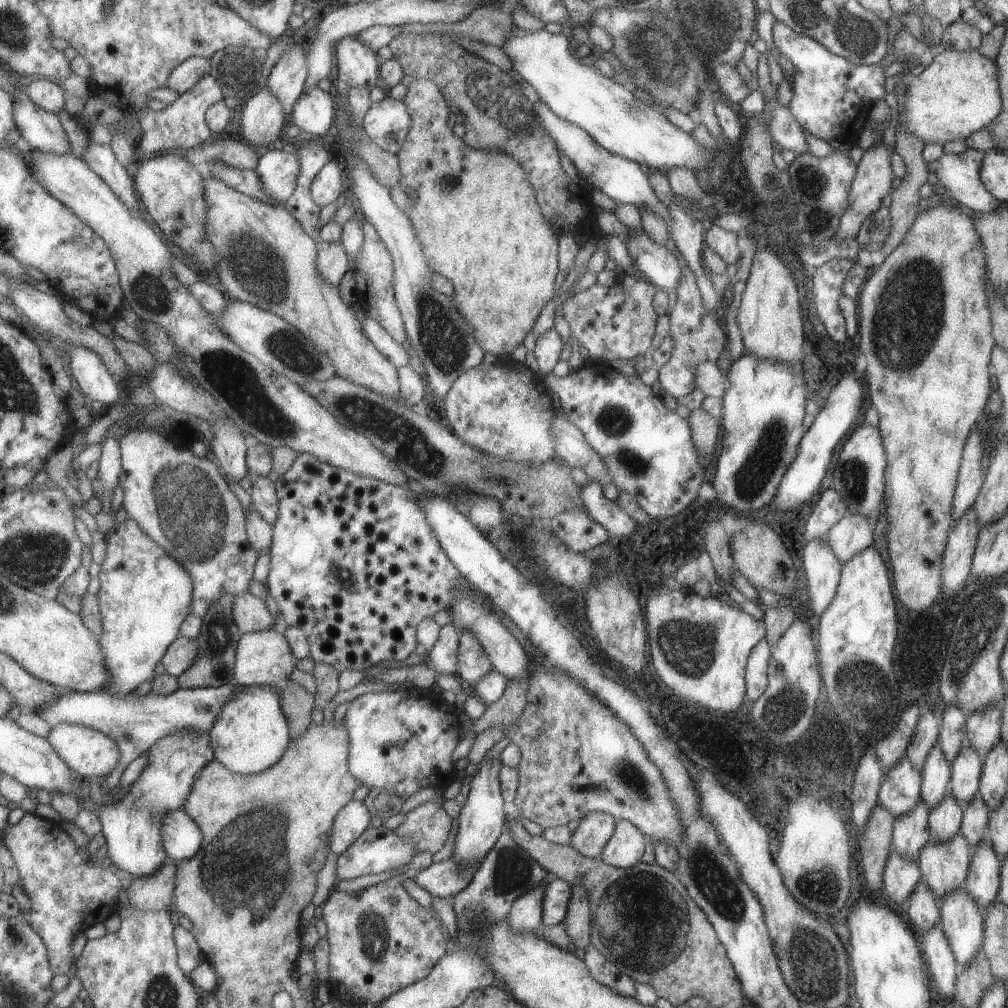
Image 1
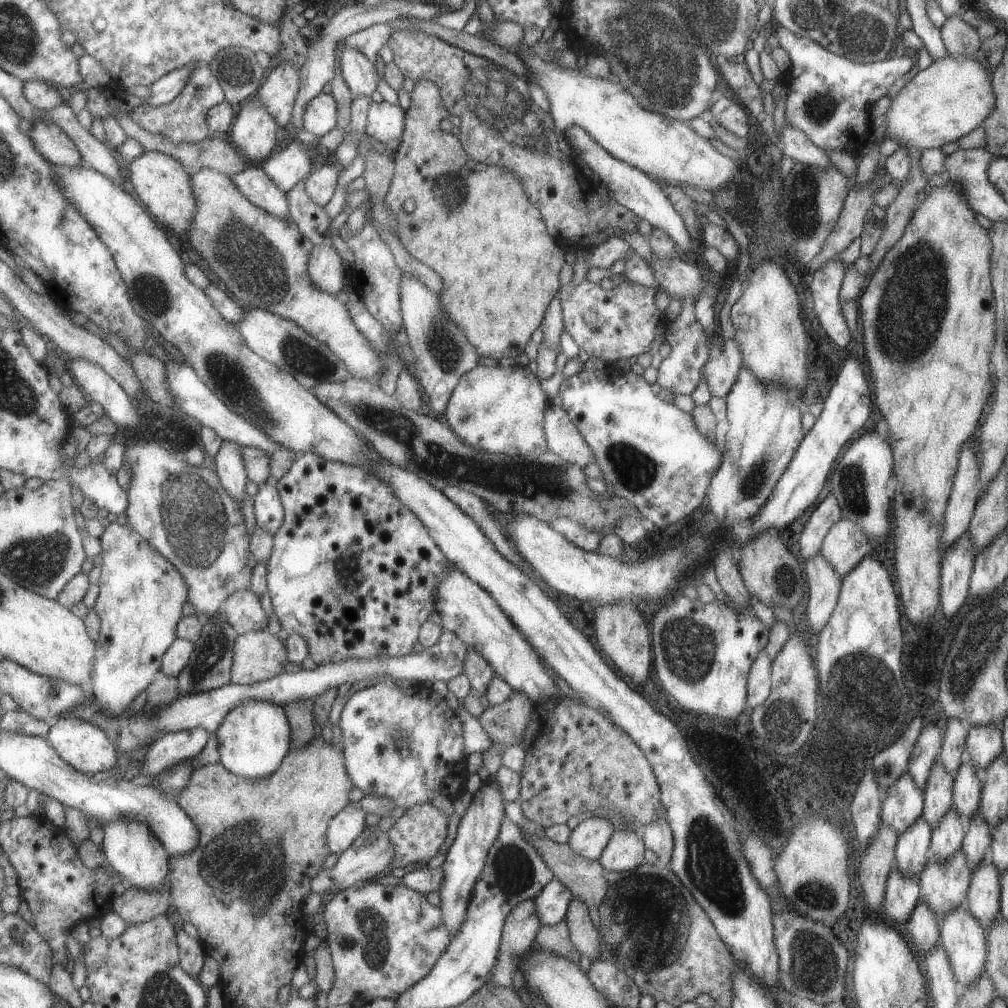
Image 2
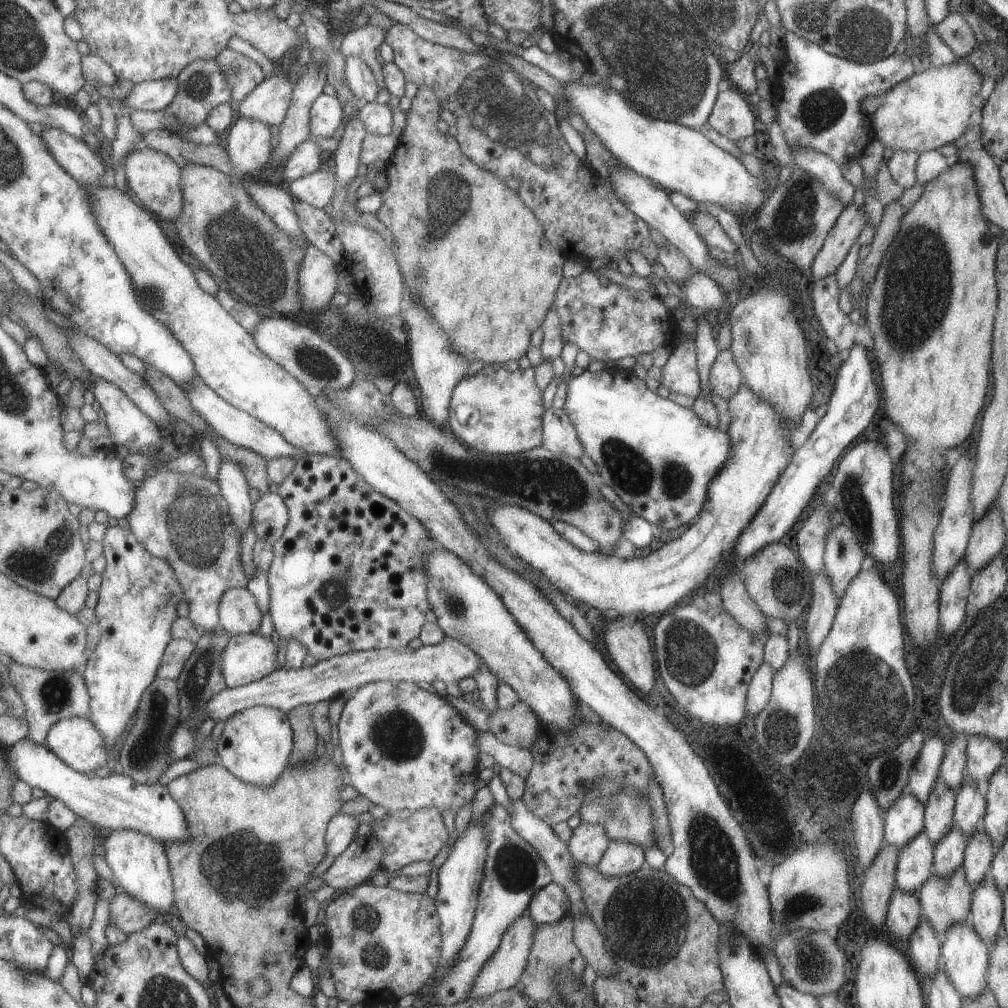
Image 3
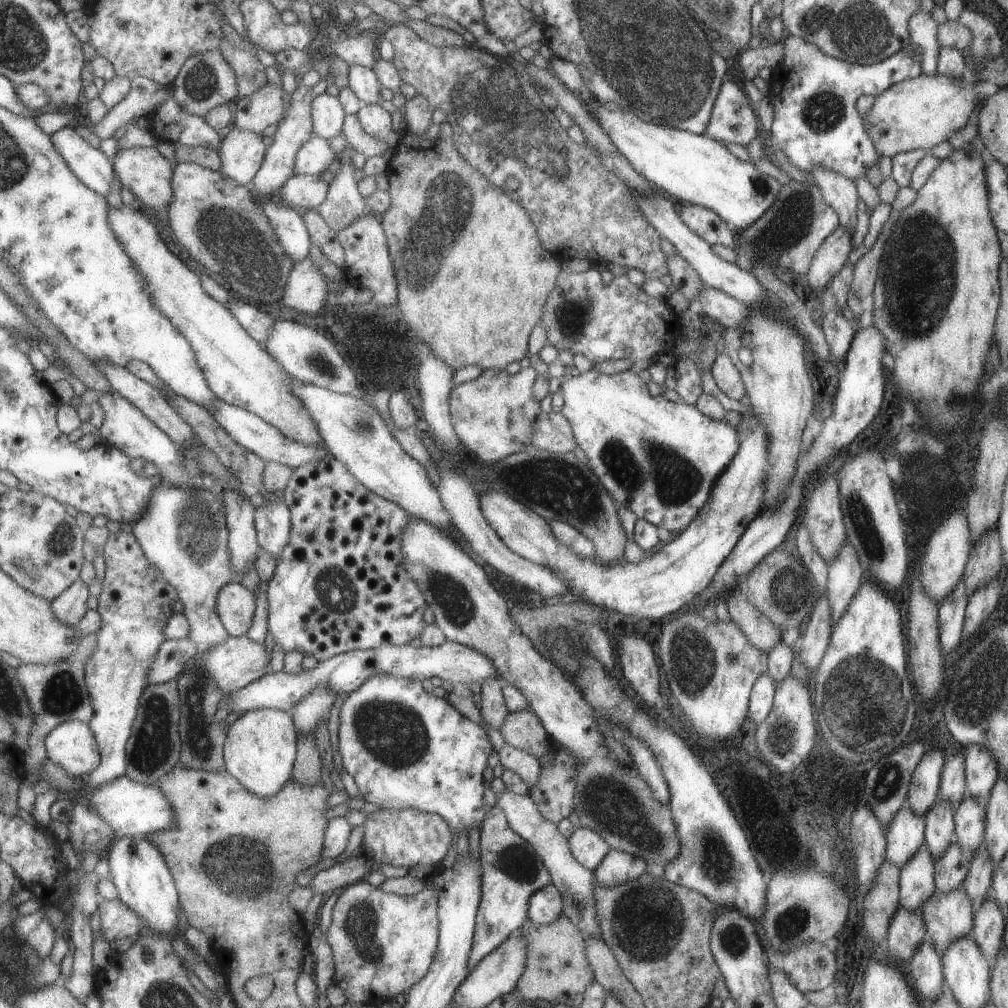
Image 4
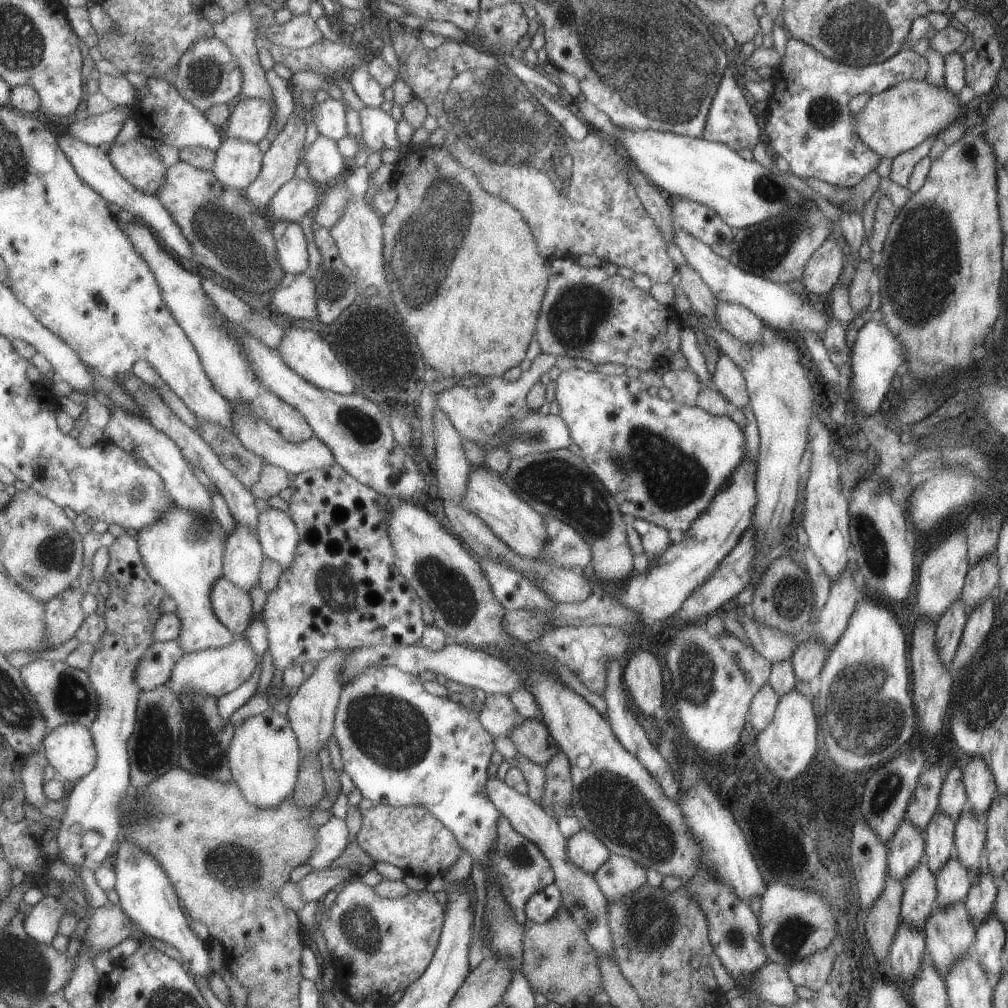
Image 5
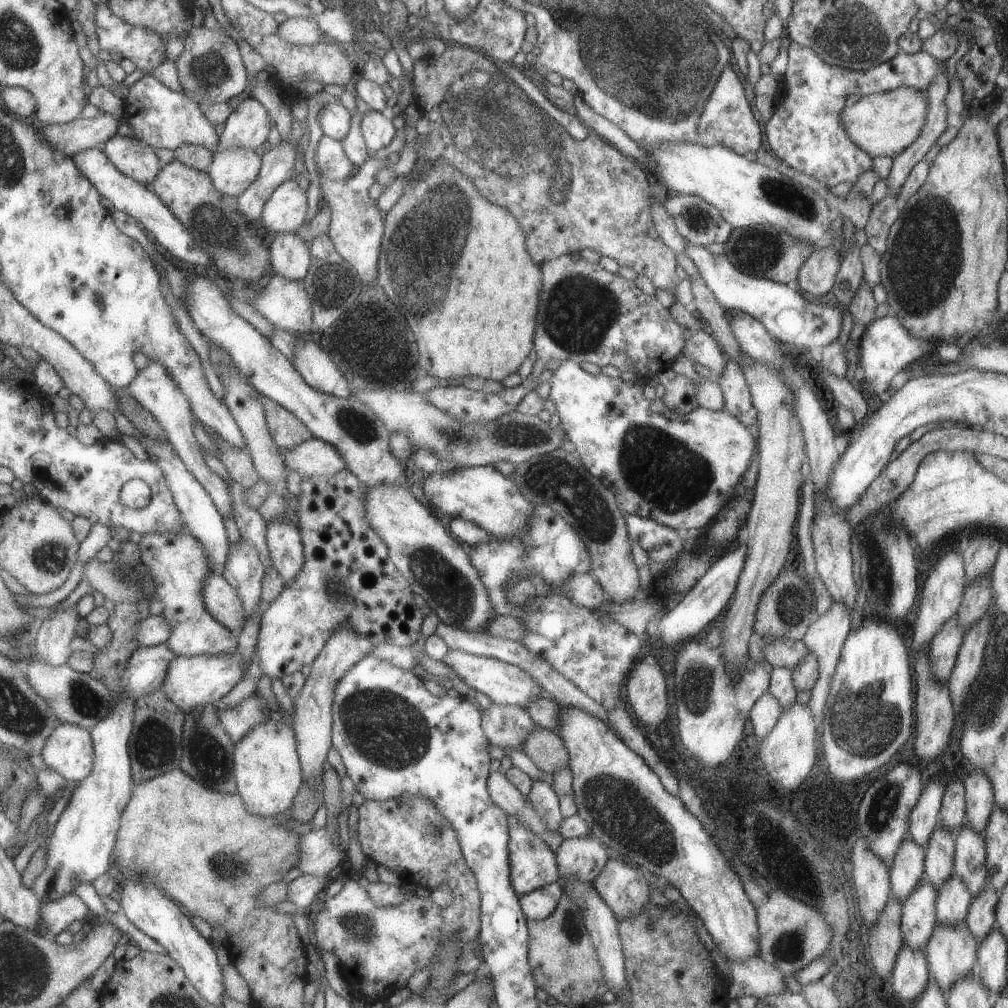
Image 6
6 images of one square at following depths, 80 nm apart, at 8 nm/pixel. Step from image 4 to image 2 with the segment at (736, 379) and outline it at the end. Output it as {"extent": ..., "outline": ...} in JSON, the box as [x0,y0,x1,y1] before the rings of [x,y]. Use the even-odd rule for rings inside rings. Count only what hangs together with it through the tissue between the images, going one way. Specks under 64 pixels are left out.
{"extent":[700,338,742,398],"outline":[[[733,338],[720,341],[720,345],[718,354],[703,366],[700,380],[707,384],[710,396],[724,398],[729,394],[731,386],[735,384],[735,378],[737,378],[742,362],[739,348]]]}

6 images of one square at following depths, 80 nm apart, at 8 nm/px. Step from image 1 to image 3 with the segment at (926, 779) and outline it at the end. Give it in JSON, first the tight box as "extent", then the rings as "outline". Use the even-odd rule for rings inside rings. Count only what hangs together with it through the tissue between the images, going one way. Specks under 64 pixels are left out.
{"extent":[924,780,954,846],"outline":[[[941,780],[933,782],[933,788],[924,805],[924,830],[931,846],[937,846],[949,832],[953,823],[954,792]]]}

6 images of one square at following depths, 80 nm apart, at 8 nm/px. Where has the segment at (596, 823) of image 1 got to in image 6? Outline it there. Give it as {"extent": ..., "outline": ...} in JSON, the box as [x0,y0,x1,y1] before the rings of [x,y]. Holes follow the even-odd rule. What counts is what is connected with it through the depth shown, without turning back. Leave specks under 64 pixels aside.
{"extent":[554,835,608,882],"outline":[[[589,835],[563,839],[554,855],[561,882],[567,875],[592,882],[608,858],[605,846]]]}

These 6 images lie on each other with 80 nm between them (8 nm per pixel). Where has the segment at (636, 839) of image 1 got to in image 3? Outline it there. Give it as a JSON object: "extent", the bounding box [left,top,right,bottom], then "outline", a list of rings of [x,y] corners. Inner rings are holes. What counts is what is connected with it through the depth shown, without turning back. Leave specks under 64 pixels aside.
{"extent":[596,840,644,878],"outline":[[[610,840],[596,868],[599,874],[611,878],[631,874],[643,864],[644,853],[641,848],[637,848],[637,844],[629,844],[625,840]]]}

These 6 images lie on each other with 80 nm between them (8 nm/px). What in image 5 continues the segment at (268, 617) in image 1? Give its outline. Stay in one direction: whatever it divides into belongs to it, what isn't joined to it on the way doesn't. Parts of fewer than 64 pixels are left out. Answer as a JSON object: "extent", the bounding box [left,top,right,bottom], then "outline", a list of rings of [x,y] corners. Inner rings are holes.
{"extent":[212,578,253,632],"outline":[[[227,578],[217,580],[212,593],[213,610],[231,632],[247,632],[253,620],[253,598]]]}

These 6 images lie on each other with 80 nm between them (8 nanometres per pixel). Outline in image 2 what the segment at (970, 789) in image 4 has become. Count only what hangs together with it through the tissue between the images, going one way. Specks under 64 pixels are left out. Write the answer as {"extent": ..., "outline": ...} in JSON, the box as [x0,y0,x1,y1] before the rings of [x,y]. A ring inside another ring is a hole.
{"extent":[965,724,1003,770],"outline":[[[991,724],[971,726],[965,740],[965,758],[975,770],[985,770],[1003,752],[1001,730]]]}

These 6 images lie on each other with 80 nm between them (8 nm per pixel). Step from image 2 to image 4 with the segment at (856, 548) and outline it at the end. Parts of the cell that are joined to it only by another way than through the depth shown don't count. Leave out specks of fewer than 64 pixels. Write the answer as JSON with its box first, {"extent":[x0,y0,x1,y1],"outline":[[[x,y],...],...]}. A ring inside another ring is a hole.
{"extent":[826,539,865,630],"outline":[[[847,539],[841,542],[835,558],[826,566],[826,596],[829,614],[831,614],[831,630],[833,630],[839,618],[845,614],[847,604],[851,602],[857,586],[861,584],[865,575]]]}

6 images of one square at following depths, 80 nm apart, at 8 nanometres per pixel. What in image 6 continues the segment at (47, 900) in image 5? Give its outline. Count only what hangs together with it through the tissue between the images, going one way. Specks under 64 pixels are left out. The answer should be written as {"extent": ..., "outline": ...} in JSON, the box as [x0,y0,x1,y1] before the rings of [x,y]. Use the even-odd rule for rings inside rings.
{"extent":[36,893,91,940],"outline":[[[71,893],[60,899],[42,902],[40,913],[40,925],[36,932],[53,940],[54,936],[63,932],[71,922],[85,922],[84,918],[89,916],[91,910],[79,896]]]}

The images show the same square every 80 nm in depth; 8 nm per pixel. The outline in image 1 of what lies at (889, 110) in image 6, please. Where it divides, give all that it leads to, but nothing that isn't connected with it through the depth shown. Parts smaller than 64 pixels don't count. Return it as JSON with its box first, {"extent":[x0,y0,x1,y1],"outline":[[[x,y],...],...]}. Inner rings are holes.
{"extent":[901,50,1001,145],"outline":[[[940,50],[921,74],[907,81],[905,100],[901,104],[901,124],[905,126],[905,132],[915,136],[921,144],[943,145],[955,140],[967,141],[973,132],[987,127],[999,110],[1001,98],[994,60],[981,56],[978,50]]]}

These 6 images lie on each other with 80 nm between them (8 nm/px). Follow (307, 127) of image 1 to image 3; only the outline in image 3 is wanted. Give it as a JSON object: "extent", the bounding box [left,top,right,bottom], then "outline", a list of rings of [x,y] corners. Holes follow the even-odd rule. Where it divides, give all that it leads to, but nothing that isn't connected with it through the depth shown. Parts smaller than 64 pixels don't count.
{"extent":[309,93,344,138],"outline":[[[320,93],[309,110],[309,131],[311,136],[328,138],[344,118],[342,106],[336,96]]]}

